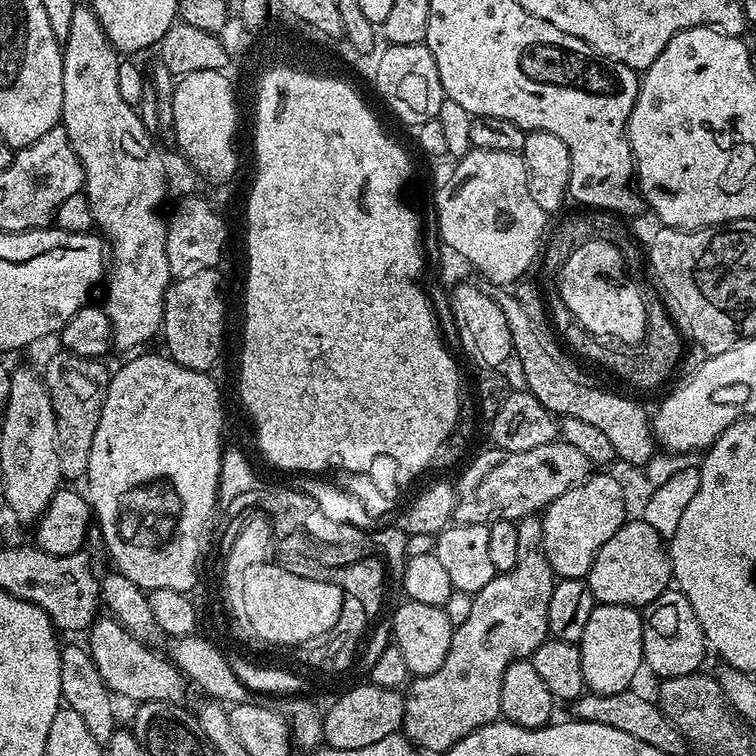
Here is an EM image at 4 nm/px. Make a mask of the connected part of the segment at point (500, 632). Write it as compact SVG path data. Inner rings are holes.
M536 514L523 516L521 520L515 521L515 526L518 530L518 562L514 564L514 570L499 573L473 595L474 607L466 617L466 622L454 629L446 662L442 662L442 666L434 670L434 674L415 677L407 685L402 732L417 749L425 748L428 752L442 754L447 748L466 738L466 734L487 724L495 724L501 719L502 674L515 660L531 657L533 650L543 640L549 639L550 594L554 594L557 577L550 562L546 562L542 546L542 519Z

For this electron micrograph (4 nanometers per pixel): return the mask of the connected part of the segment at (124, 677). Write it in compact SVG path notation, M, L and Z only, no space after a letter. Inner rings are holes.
M111 618L97 619L87 636L86 647L92 653L98 674L102 674L102 682L106 682L109 692L117 697L136 700L137 705L146 702L184 704L187 701L190 684L180 669L169 659L164 657L163 660L158 653L151 652L148 649L151 647L145 641L134 638L118 621Z

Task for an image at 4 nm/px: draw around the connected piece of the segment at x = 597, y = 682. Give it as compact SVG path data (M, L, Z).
M597 604L590 610L586 630L582 630L580 653L582 654L582 678L588 692L618 694L627 692L644 664L642 650L643 615L630 606Z

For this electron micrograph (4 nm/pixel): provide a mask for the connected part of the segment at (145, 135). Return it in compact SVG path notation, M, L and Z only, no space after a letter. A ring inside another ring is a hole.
M77 3L72 21L70 21L70 34L66 34L66 38L62 42L62 51L64 57L62 58L62 114L60 119L62 127L64 127L66 134L70 138L70 146L74 150L74 154L79 158L80 165L84 167L84 187L82 191L90 202L90 210L96 219L95 227L102 233L103 239L106 241L107 251L110 253L110 263L106 268L106 285L108 284L108 289L104 292L102 307L112 323L112 348L115 351L129 351L128 353L131 353L136 350L131 350L131 348L136 348L139 344L144 344L147 340L154 339L155 336L157 339L158 333L163 329L164 294L168 285L174 279L170 270L170 262L167 261L168 225L165 217L160 217L160 199L163 198L164 191L168 188L168 172L164 169L164 160L160 157L160 152L156 149L155 142L152 141L153 135L143 126L142 118L139 116L137 109L128 104L126 98L122 98L122 94L118 91L118 66L122 62L121 57L110 42L110 38L106 38L106 30L102 30L102 22L98 22L94 10L88 7L87 3Z

